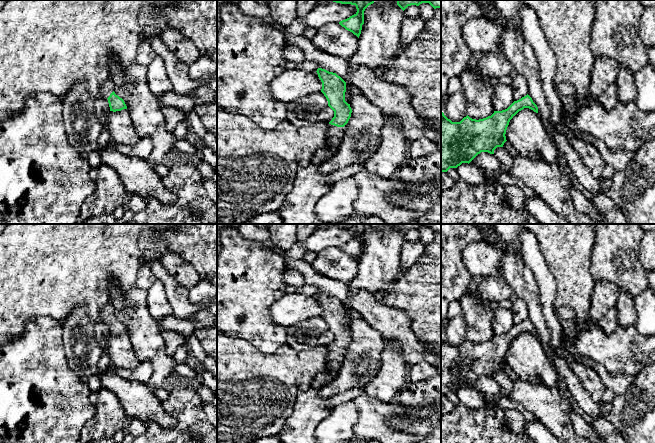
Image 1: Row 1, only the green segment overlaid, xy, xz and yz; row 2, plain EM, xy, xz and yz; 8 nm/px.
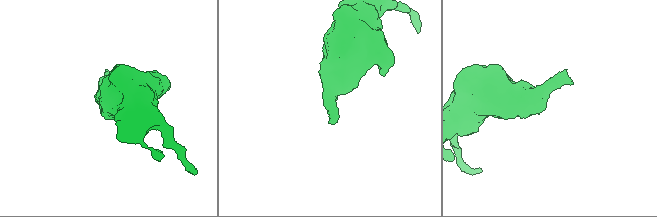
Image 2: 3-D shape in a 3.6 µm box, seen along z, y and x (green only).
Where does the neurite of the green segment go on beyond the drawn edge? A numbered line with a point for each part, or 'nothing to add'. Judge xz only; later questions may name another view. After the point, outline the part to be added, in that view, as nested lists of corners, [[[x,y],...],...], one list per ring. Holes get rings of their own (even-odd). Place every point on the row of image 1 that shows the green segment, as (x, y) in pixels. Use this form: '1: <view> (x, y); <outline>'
1: xz (334, 136); [[[328,124],[327,142],[331,144],[331,150],[337,152],[337,148],[343,136],[343,127]]]

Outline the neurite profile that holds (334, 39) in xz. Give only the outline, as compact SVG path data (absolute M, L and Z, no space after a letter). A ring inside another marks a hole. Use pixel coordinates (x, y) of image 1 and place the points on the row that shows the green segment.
M330 23L317 29L311 41L321 51L349 62L358 48L358 39L339 23Z

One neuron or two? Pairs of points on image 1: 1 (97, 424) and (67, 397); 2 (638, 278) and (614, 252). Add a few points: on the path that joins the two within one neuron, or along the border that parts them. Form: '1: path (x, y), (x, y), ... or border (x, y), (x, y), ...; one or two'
1: border (95, 404), (94, 415), (79, 432); two
2: path (632, 272), (618, 258); one

